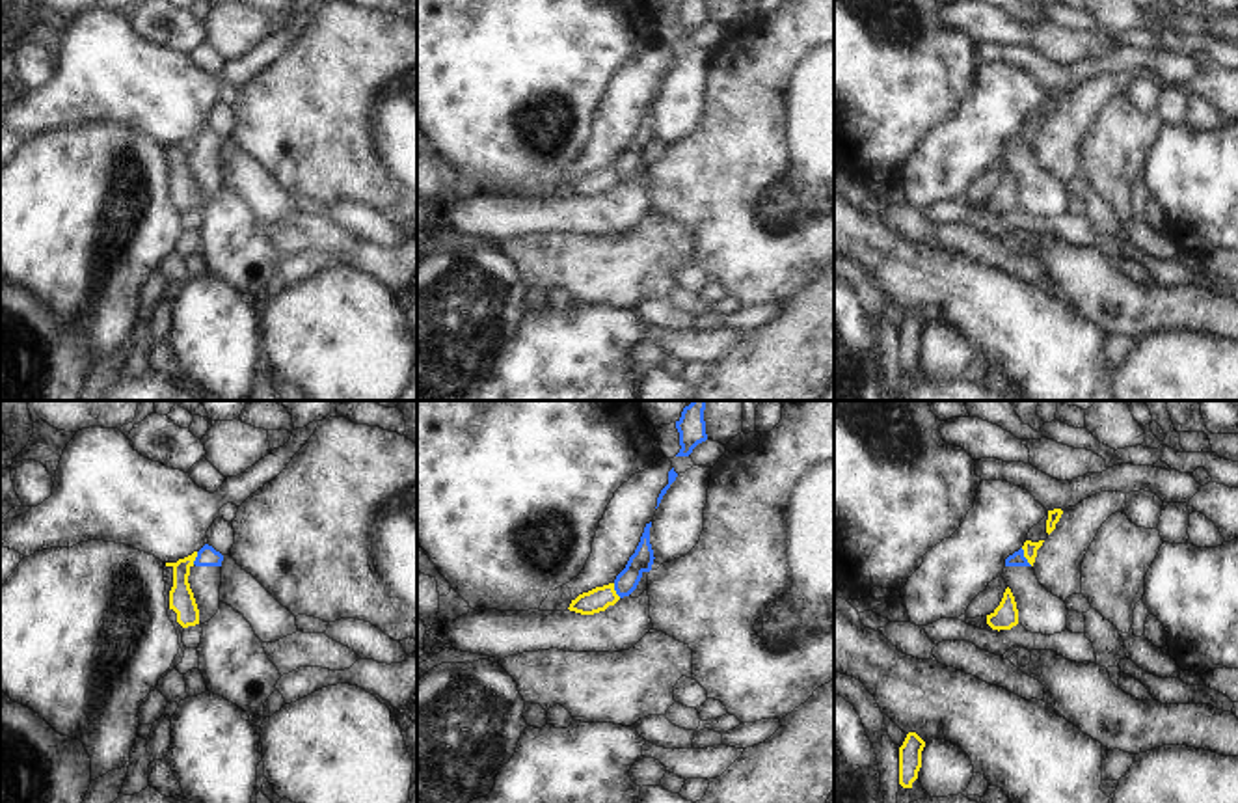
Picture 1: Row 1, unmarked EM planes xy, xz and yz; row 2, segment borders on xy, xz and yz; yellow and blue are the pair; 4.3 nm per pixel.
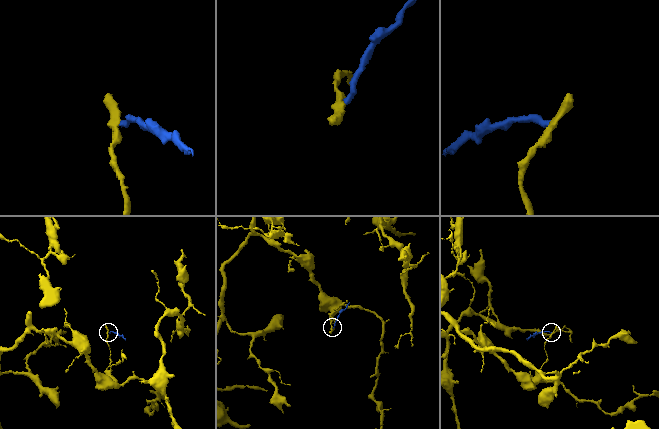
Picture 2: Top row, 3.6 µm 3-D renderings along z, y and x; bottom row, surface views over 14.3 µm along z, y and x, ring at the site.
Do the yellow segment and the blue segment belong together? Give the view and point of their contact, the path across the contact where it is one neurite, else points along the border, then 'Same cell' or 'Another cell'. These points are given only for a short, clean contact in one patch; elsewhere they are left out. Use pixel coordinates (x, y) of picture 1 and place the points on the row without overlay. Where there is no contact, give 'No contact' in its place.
Touches yellow at yz (1024, 138). Boundary: yz (1021, 131), (1032, 148). Another cell

